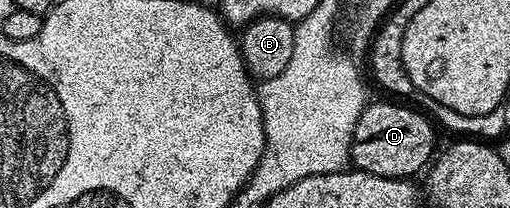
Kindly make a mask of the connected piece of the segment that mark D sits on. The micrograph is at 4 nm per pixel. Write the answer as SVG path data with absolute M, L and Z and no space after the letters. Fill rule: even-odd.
M391 99L383 100L387 101L372 100L361 111L361 119L357 119L351 140L351 165L361 173L400 179L414 178L414 173L422 174L436 156L436 126L431 126L422 112L419 114L415 109L394 105Z

